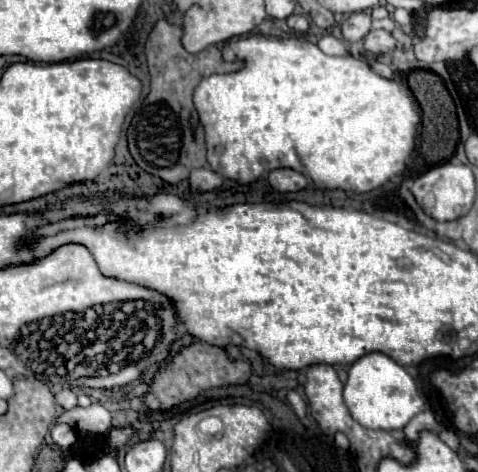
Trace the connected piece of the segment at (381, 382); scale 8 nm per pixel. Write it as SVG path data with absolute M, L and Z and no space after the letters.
M371 352L361 356L357 362L351 364L347 374L349 378L343 390L345 406L349 408L351 416L365 428L401 430L415 414L423 412L425 408L425 402L417 394L415 380L407 374L407 370L401 364L397 364L393 358L381 352Z

